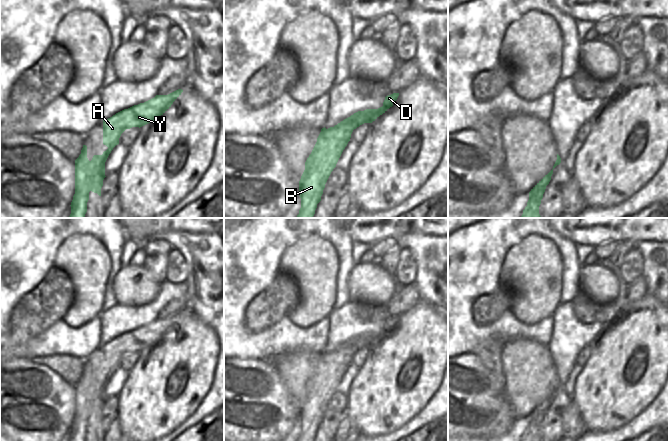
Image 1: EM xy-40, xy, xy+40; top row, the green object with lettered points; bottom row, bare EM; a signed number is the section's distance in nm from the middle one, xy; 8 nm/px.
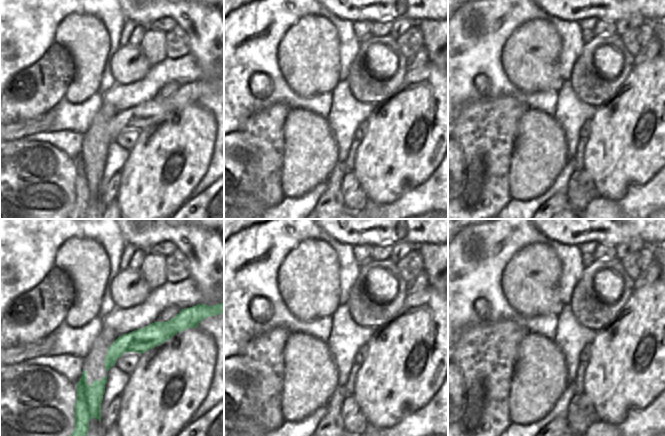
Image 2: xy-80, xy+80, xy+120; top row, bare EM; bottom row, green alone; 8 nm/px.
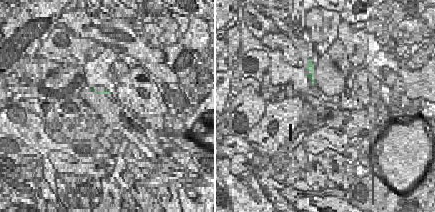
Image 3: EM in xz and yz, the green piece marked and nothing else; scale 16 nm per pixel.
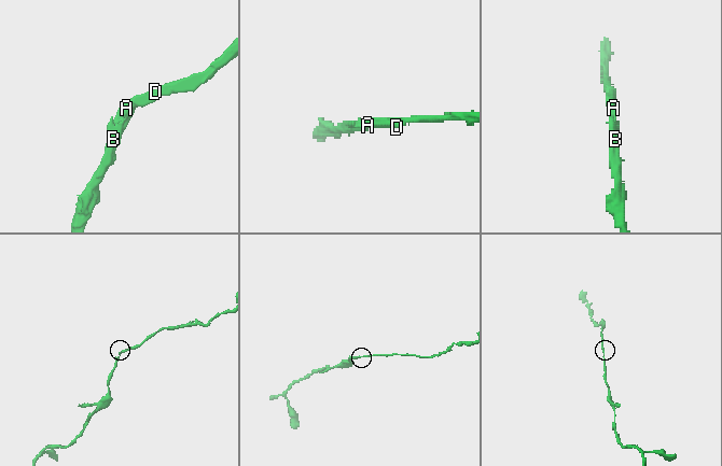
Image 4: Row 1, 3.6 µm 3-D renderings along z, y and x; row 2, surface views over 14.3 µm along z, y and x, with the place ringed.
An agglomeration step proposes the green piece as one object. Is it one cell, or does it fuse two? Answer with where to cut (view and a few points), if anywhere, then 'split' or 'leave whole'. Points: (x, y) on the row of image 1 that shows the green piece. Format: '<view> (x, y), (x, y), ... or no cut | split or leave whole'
no cut | leave whole

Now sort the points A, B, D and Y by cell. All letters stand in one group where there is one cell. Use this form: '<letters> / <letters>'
A B D Y

